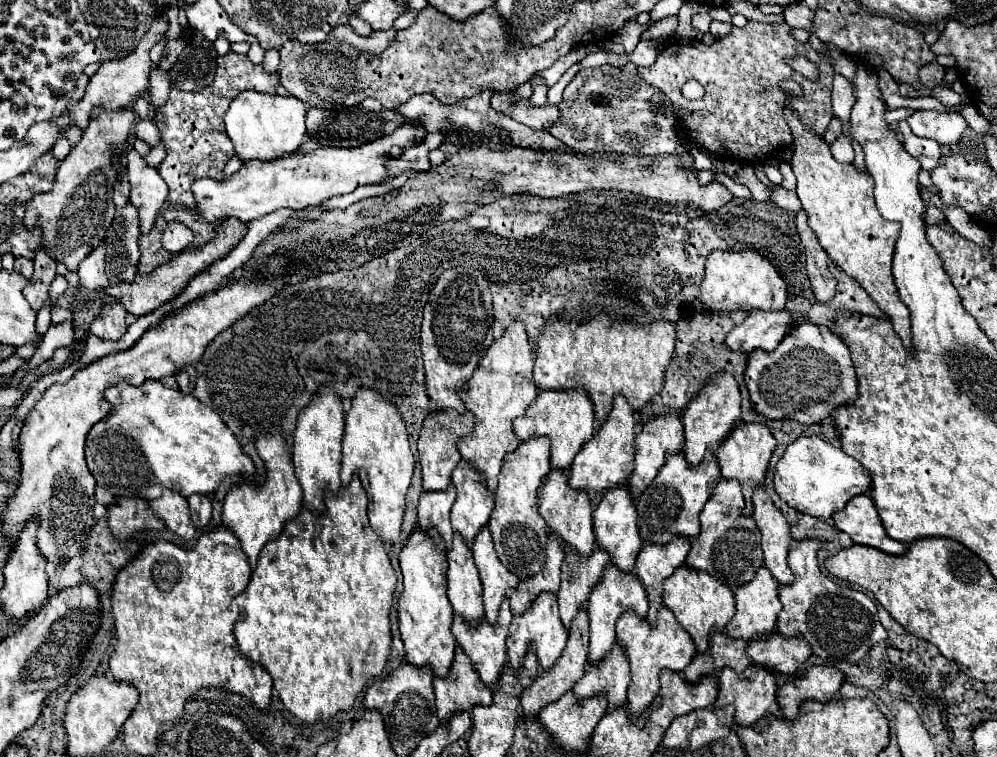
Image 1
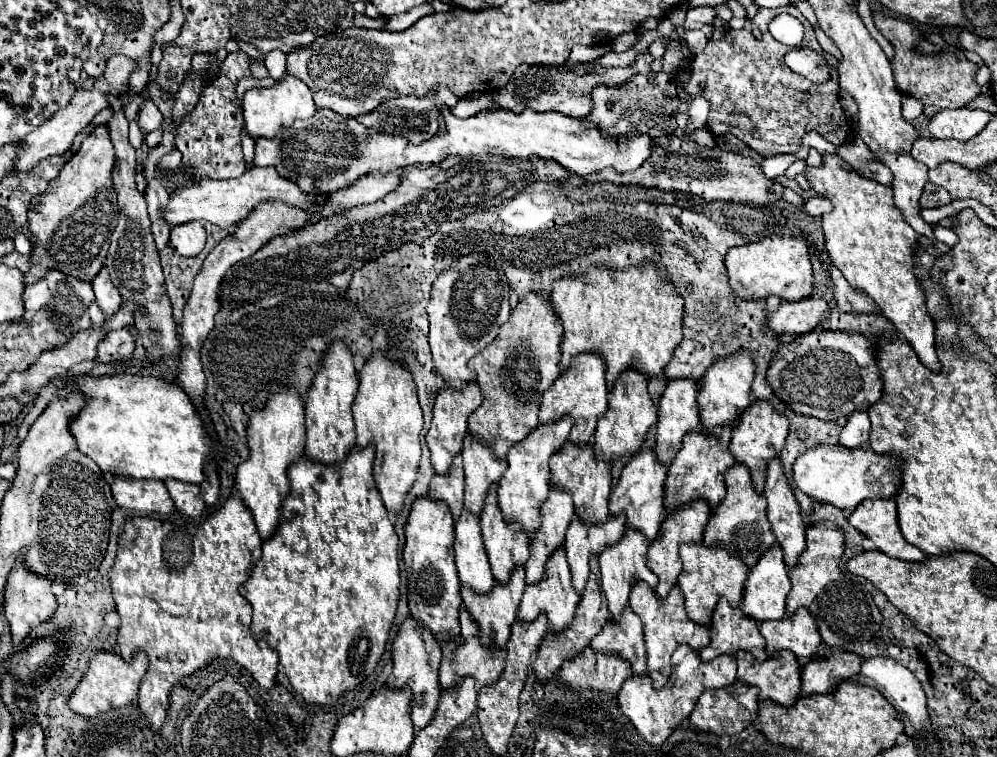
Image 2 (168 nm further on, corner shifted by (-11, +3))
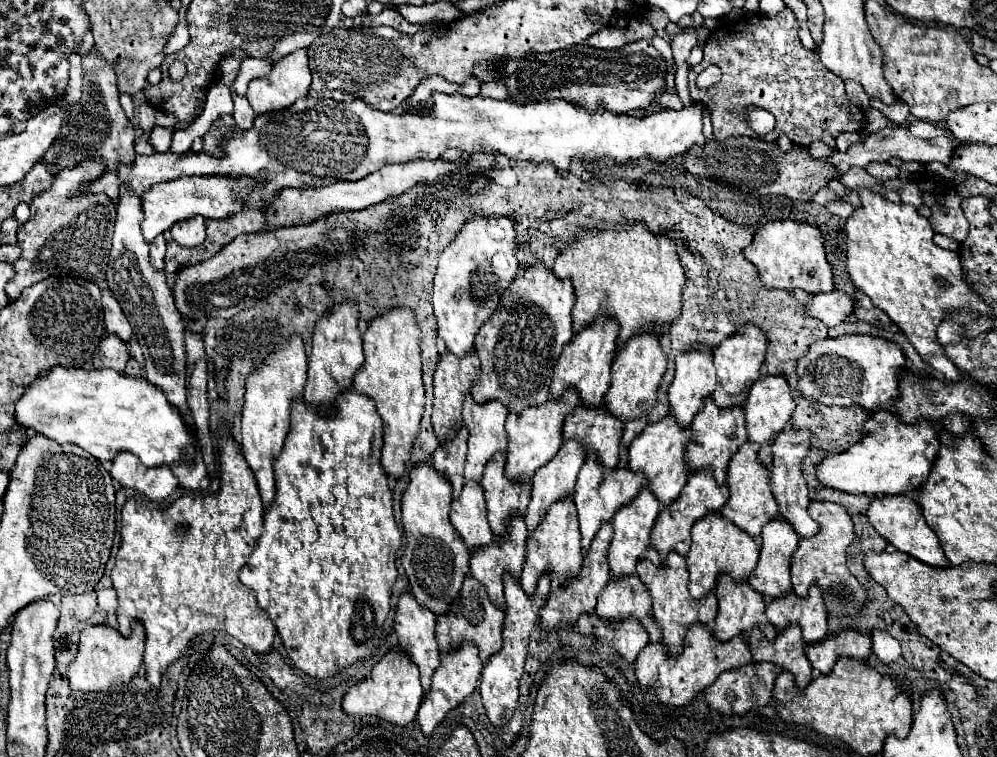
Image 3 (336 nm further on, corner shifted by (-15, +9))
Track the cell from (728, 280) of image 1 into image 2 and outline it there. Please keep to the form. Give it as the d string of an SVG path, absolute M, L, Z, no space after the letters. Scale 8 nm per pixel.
M769 235L757 243L747 243L743 247L733 247L725 255L725 267L729 277L729 287L735 297L743 299L765 299L777 295L783 301L799 301L811 295L813 269L809 261L809 251L799 237Z

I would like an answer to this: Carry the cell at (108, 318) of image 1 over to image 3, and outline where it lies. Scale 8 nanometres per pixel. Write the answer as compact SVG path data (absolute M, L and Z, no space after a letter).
M109 335L101 341L101 345L95 353L95 359L93 359L93 367L95 369L107 369L109 367L109 369L123 373L127 361L129 361L127 345L119 337Z

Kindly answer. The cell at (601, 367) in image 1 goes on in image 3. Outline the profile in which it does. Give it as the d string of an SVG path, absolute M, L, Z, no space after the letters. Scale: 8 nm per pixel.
M643 221L621 229L585 229L577 241L559 251L553 271L559 279L571 279L575 287L573 331L589 325L605 307L605 313L621 325L617 345L641 329L667 327L681 315L681 289L685 283L675 243L667 235L653 235Z

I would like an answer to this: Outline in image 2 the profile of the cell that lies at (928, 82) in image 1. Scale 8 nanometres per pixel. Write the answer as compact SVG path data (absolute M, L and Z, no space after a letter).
M881 11L873 13L873 21L875 27L893 43L895 47L895 59L891 61L893 65L893 75L895 75L895 83L899 87L901 93L905 95L913 95L917 99L921 99L925 103L925 115L933 117L935 113L943 111L943 109L959 109L965 107L971 99L975 99L979 95L979 87L975 85L973 77L977 71L977 65L967 61L965 57L957 57L949 51L943 51L939 55L927 57L927 55L919 55L913 47L919 39L919 29L913 27L911 23L903 21L903 19L895 19L889 15L883 15Z

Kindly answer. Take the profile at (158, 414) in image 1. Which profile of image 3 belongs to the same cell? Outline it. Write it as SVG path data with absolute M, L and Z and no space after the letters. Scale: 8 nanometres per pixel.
M51 367L49 373L37 377L23 393L23 397L17 403L15 409L15 421L31 429L35 433L41 433L57 443L73 443L85 449L89 455L93 455L99 461L113 461L113 457L119 451L129 451L141 459L147 467L159 467L163 463L171 465L175 461L183 461L185 453L193 453L191 437L181 415L169 405L163 391L159 391L155 385L147 383L145 379L127 377L113 369L101 369L101 371L85 371L85 369L65 369L65 367Z

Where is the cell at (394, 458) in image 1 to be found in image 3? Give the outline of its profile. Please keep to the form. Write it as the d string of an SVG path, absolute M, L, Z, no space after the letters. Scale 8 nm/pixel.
M399 307L381 313L377 319L369 321L369 327L363 335L365 363L357 369L353 377L355 389L369 395L375 401L377 413L383 419L385 443L381 465L391 479L399 479L403 475L423 415L425 389L421 381L421 337L421 329L411 309Z

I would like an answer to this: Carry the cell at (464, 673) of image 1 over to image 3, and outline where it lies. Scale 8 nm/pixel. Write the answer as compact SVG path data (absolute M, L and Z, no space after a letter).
M467 575L459 591L459 597L455 597L455 601L449 605L449 611L443 615L437 615L437 631L435 631L437 645L441 651L451 651L451 649L457 649L463 641L473 641L479 647L481 661L485 663L503 645L503 639L501 639L503 619L505 619L505 613L499 607L491 605L491 599L487 597L487 591L483 589L483 585L479 585L479 581Z

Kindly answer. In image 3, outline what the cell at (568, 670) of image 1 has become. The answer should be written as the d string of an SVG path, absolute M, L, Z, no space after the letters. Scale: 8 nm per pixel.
M607 523L593 537L591 547L587 549L587 553L583 553L583 565L581 565L579 575L569 579L565 585L553 585L545 605L541 609L541 625L543 625L543 629L547 629L547 631L559 629L563 625L575 623L583 611L587 611L587 613L595 611L597 595L603 591L603 587L607 585L607 581L611 577L611 569L609 569L609 561L607 561L607 549L609 549L611 539L613 539L613 525Z

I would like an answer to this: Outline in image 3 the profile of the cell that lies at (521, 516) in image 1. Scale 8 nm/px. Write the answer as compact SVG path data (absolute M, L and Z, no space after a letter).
M571 387L563 393L563 397L559 401L549 399L543 405L533 405L533 407L523 409L519 415L509 413L507 423L505 423L507 441L509 441L505 473L509 479L533 477L539 467L543 467L545 463L549 463L555 457L555 453L559 451L559 447L563 443L563 419L577 405L579 405L579 393L577 393L577 389Z

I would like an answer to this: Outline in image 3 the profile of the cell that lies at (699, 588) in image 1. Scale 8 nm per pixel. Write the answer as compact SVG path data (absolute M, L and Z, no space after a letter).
M709 513L705 519L701 517L693 529L693 543L687 553L687 569L689 569L689 591L693 597L703 597L713 591L717 575L727 569L735 581L745 581L759 561L759 547L755 537L747 537L741 529L735 529L729 521L723 521L719 513Z

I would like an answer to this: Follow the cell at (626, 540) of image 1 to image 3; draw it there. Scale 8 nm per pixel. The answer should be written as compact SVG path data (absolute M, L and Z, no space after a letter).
M665 415L657 423L647 425L633 439L633 443L629 447L629 469L631 471L645 473L647 483L651 485L653 493L657 495L657 499L659 499L659 503L663 507L667 507L669 503L673 503L679 497L683 485L689 479L689 467L687 467L687 461L685 461L685 451L687 451L687 445L691 441L695 441L691 437L691 431L689 429L683 429L675 421L673 415Z

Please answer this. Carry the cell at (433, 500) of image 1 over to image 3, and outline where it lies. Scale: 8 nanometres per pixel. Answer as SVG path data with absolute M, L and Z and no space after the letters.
M461 427L459 433L447 441L447 445L439 445L433 453L433 467L447 475L453 485L453 497L457 499L463 487L463 463L467 455L467 429Z

